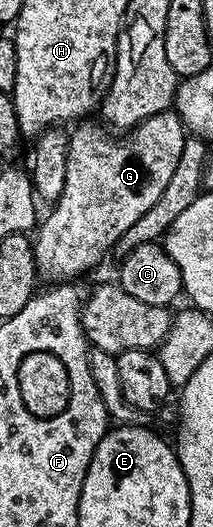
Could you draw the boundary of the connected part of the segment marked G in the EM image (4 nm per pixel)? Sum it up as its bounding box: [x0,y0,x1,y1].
[33,109,185,284]

